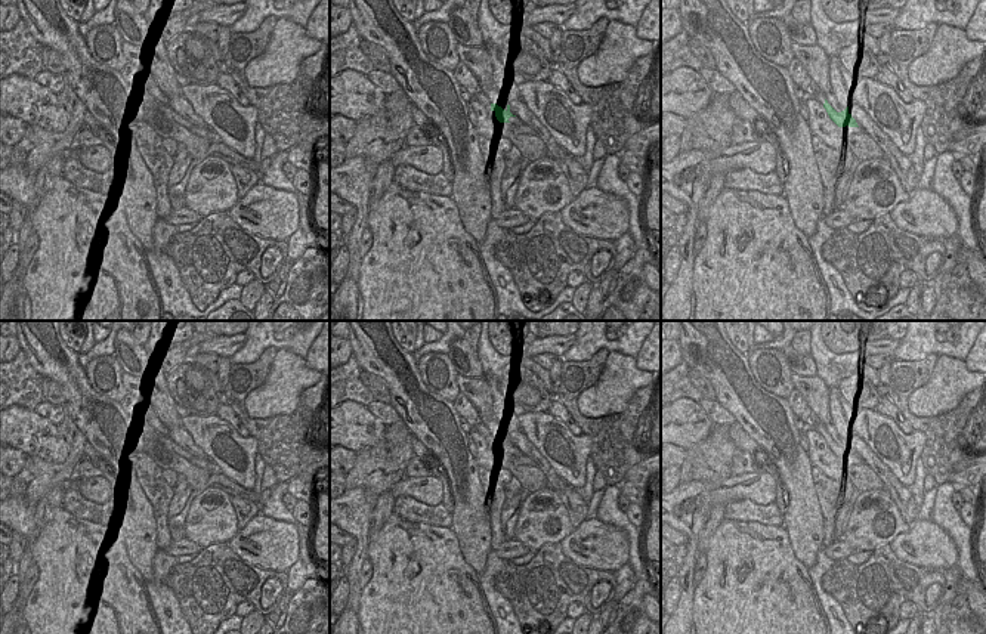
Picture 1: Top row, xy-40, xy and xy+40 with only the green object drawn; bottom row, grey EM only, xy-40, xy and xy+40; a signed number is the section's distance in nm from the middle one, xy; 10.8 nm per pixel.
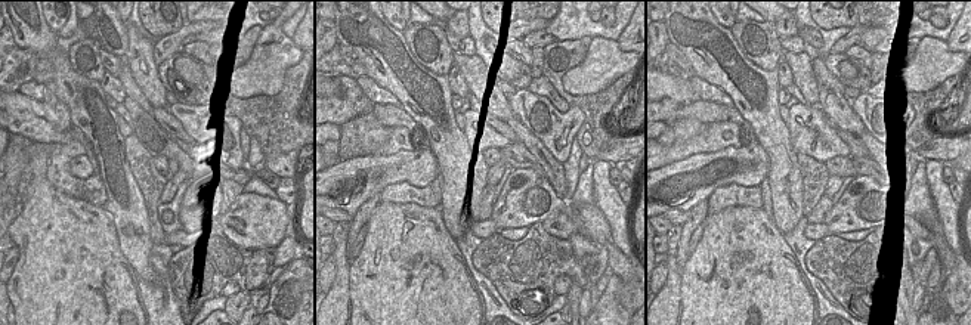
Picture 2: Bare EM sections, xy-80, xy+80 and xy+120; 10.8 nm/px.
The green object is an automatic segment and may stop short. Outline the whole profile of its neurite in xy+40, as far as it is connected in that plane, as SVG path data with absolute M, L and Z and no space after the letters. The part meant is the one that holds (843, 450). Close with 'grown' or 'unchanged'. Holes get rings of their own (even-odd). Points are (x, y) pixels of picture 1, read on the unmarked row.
M825 430L823 439L826 440L829 449L838 457L838 458L859 458L856 451L851 448L851 445L849 443L849 437L841 442L837 443Z; unchanged

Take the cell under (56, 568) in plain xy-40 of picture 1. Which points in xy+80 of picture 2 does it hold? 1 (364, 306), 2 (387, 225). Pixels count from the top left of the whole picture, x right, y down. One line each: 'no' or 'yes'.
1: yes
2: yes

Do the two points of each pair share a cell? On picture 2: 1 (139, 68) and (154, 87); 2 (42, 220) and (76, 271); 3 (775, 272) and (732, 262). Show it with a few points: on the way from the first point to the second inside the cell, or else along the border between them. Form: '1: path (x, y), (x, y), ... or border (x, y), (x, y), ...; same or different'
1: path (144, 73), (150, 83); same
2: path (50, 232), (68, 250), (70, 259); same
3: path (764, 272), (742, 272); same

